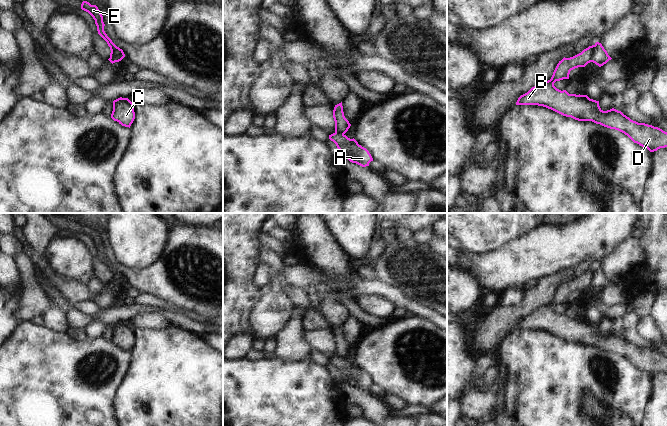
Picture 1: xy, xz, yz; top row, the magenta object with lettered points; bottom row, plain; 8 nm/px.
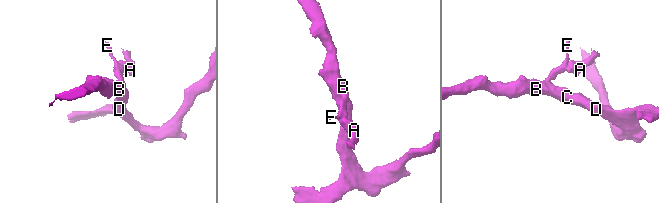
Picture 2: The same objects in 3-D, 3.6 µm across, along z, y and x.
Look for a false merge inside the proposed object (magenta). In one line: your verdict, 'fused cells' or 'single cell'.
fused cells

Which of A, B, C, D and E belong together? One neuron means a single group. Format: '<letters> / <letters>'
A / B C D E

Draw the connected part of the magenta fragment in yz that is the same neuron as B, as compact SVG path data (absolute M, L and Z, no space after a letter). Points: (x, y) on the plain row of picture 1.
M594 269L573 281L564 281L557 288L551 303L537 308L521 319L516 329L543 330L578 345L592 345L618 354L634 367L646 371L650 376L667 371L667 356L662 353L633 345L614 332L603 335L599 330L599 325L590 323L587 319L569 318L566 314L561 315L554 310L556 305L569 303L571 294L585 291L592 286L593 275Z

